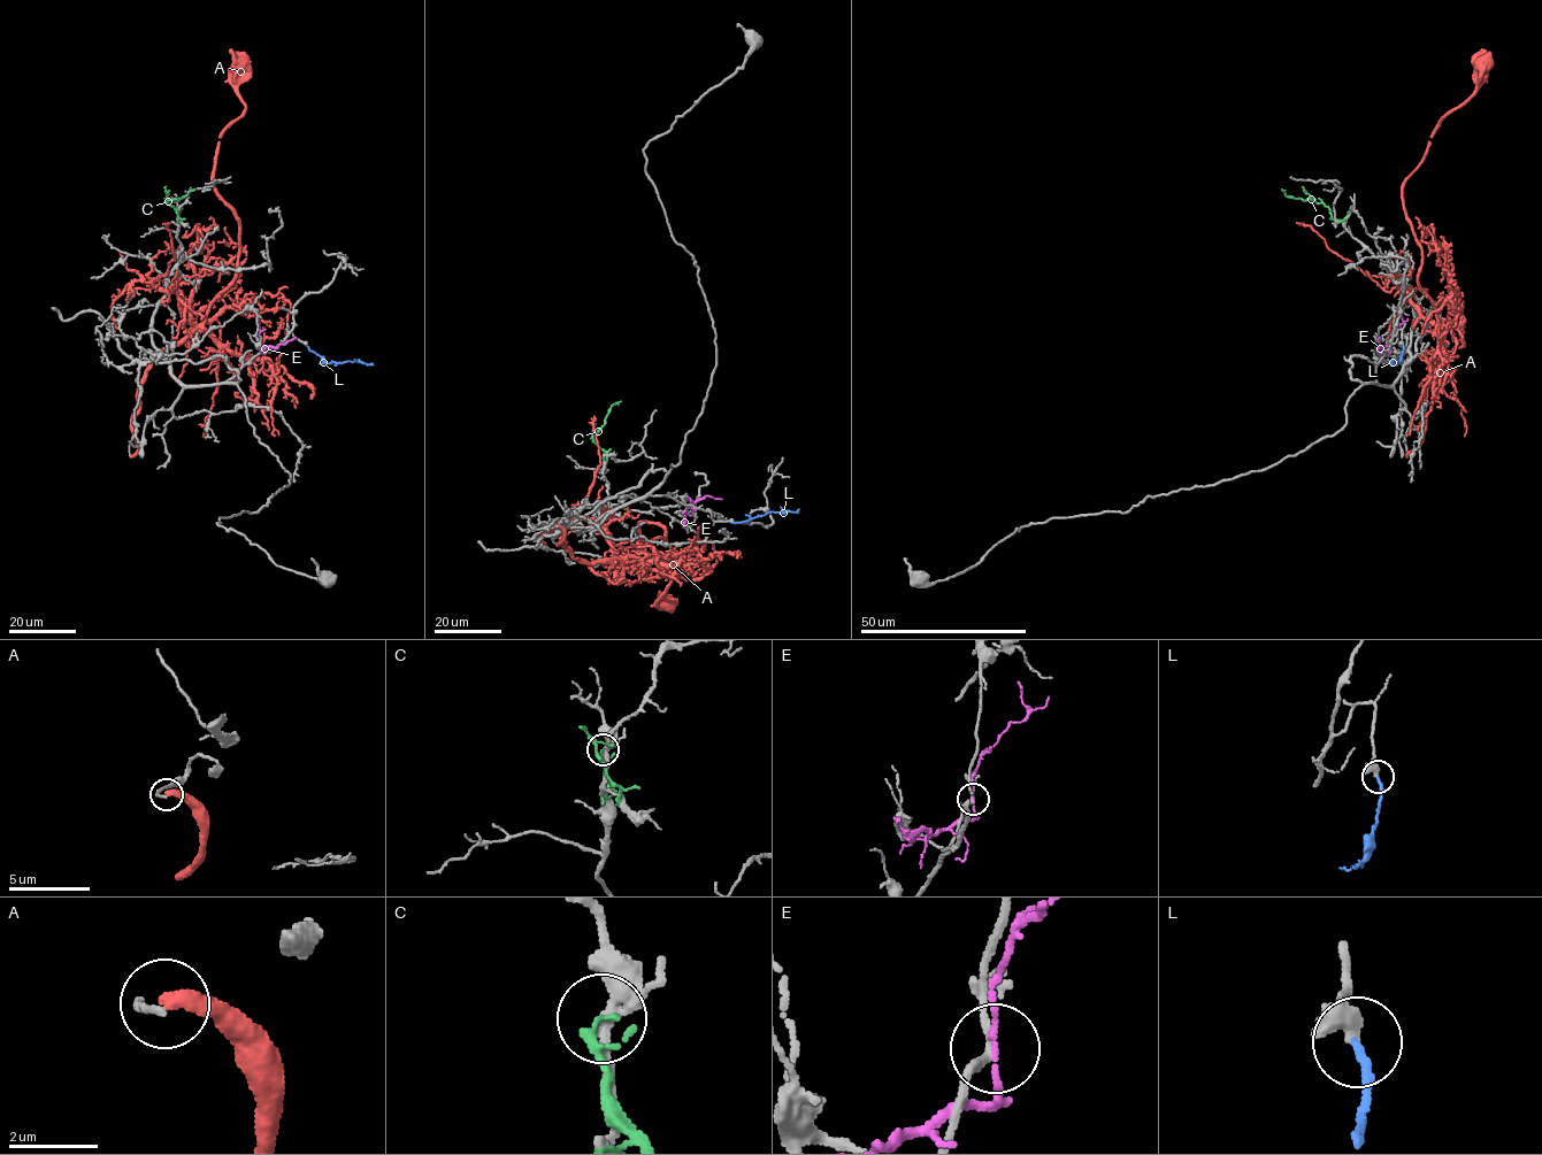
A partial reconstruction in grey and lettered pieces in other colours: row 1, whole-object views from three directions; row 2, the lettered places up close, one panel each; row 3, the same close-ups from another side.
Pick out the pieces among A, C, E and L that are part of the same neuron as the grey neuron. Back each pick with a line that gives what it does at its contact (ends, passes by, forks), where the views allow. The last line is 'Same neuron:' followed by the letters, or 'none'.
L: it ends
Same neuron: L

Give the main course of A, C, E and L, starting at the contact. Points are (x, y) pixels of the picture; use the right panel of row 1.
A: (1406, 456), (1442, 346), (1403, 187), (1439, 123), (1475, 89), (1486, 49)
C: (1350, 212), (1343, 220), (1335, 221), (1322, 202), (1287, 197), (1282, 190)
E: (1393, 340), (1380, 347), (1375, 344), (1380, 337)
L: (1403, 344), (1402, 360), (1389, 364)

